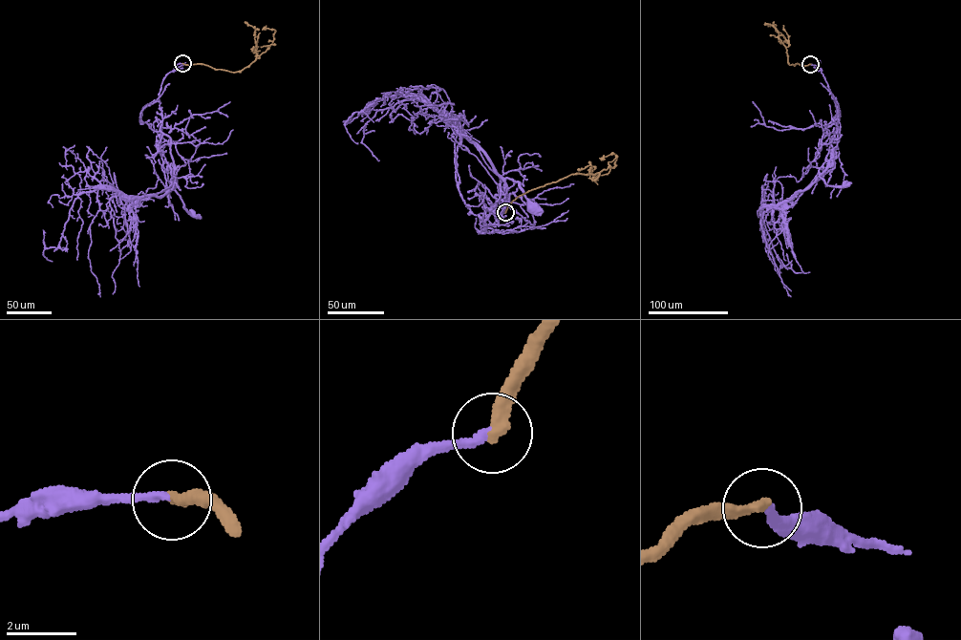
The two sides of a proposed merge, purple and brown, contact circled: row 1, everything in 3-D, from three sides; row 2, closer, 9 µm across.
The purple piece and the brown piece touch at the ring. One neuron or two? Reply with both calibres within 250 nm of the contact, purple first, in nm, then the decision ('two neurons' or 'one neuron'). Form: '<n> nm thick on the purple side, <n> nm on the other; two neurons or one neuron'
190 nm thick on the purple side, 360 nm on the other; two neurons

